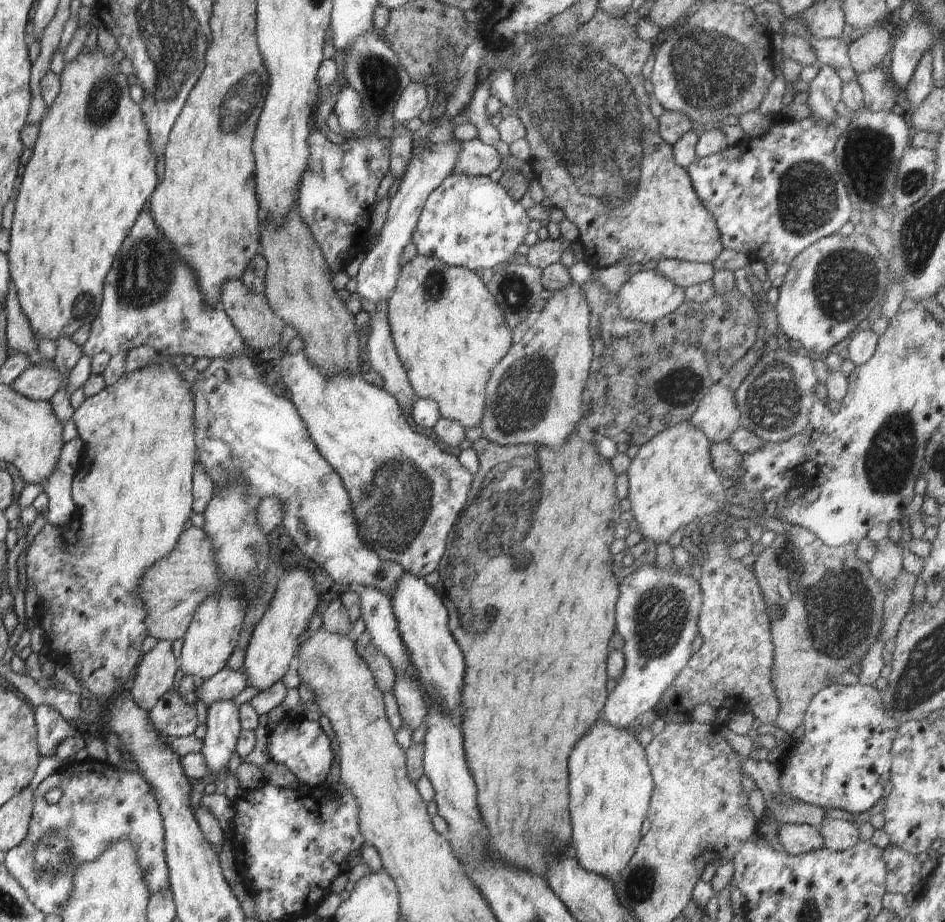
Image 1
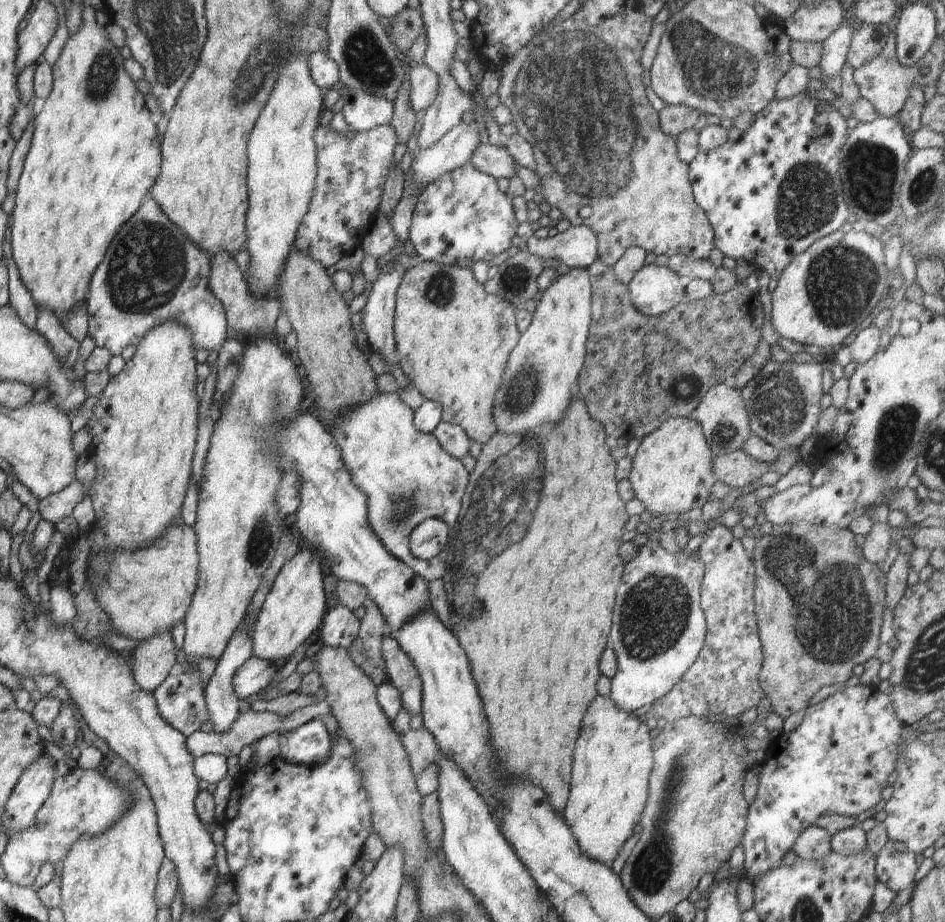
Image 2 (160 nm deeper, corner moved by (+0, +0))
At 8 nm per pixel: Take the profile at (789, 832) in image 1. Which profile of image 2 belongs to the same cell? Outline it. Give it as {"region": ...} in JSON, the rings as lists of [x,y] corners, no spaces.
{"region":[[[812,824],[798,835],[791,850],[807,861],[823,859],[832,852],[831,836],[823,828]]]}

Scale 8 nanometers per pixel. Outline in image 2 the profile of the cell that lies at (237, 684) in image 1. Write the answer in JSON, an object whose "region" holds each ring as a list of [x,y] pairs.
{"region":[[[252,655],[234,675],[235,693],[240,699],[251,700],[259,697],[276,678],[278,668],[276,663],[272,664],[270,661]]]}

